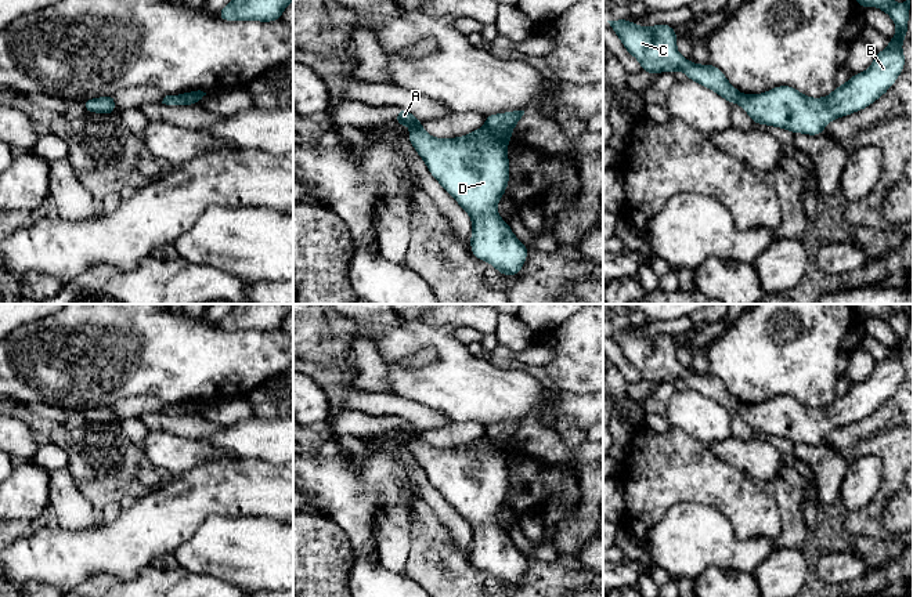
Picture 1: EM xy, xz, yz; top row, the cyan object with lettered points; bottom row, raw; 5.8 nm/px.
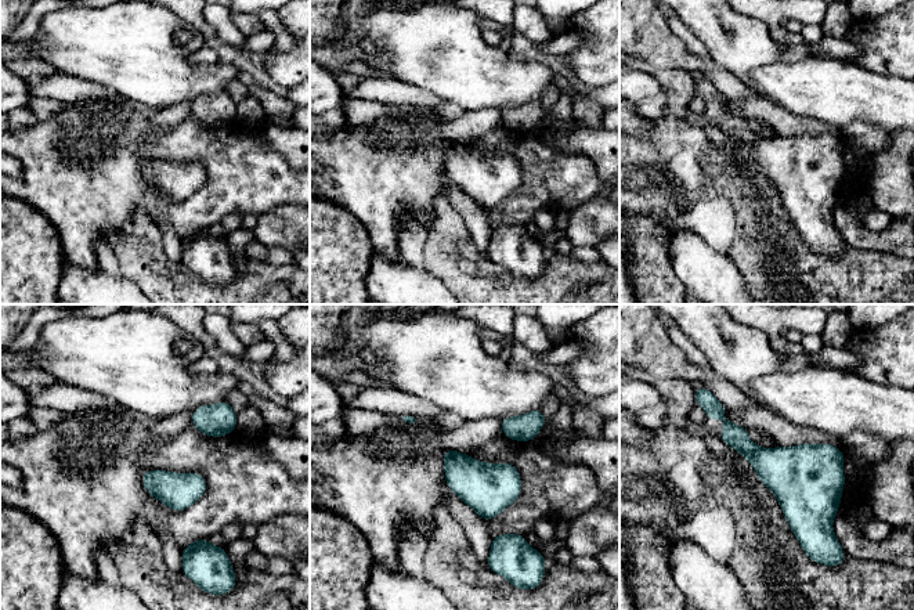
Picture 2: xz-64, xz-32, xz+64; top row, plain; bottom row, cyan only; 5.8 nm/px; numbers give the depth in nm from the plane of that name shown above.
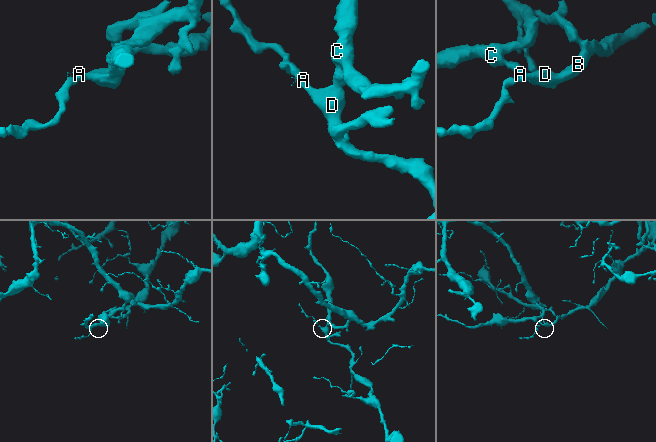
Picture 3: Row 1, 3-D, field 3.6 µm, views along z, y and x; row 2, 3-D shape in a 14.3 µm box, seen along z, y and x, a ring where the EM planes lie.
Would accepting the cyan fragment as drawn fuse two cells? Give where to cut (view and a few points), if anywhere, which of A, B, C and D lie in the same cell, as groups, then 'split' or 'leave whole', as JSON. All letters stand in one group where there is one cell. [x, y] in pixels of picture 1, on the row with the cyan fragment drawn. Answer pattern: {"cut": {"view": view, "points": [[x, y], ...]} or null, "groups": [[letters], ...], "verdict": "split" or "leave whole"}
{"cut": {"view": "xz", "points": [[486, 125], [511, 133]]}, "groups": [["A", "B", "D"], ["C"]], "verdict": "split"}

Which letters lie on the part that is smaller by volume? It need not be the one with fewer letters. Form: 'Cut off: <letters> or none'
Cut off: A, B, D

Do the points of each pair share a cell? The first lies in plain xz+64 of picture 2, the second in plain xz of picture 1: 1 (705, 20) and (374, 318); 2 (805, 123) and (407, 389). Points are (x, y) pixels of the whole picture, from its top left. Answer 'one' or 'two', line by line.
1: one
2: two

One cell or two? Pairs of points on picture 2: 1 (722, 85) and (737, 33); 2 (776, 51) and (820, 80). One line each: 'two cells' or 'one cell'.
1: two cells
2: two cells

